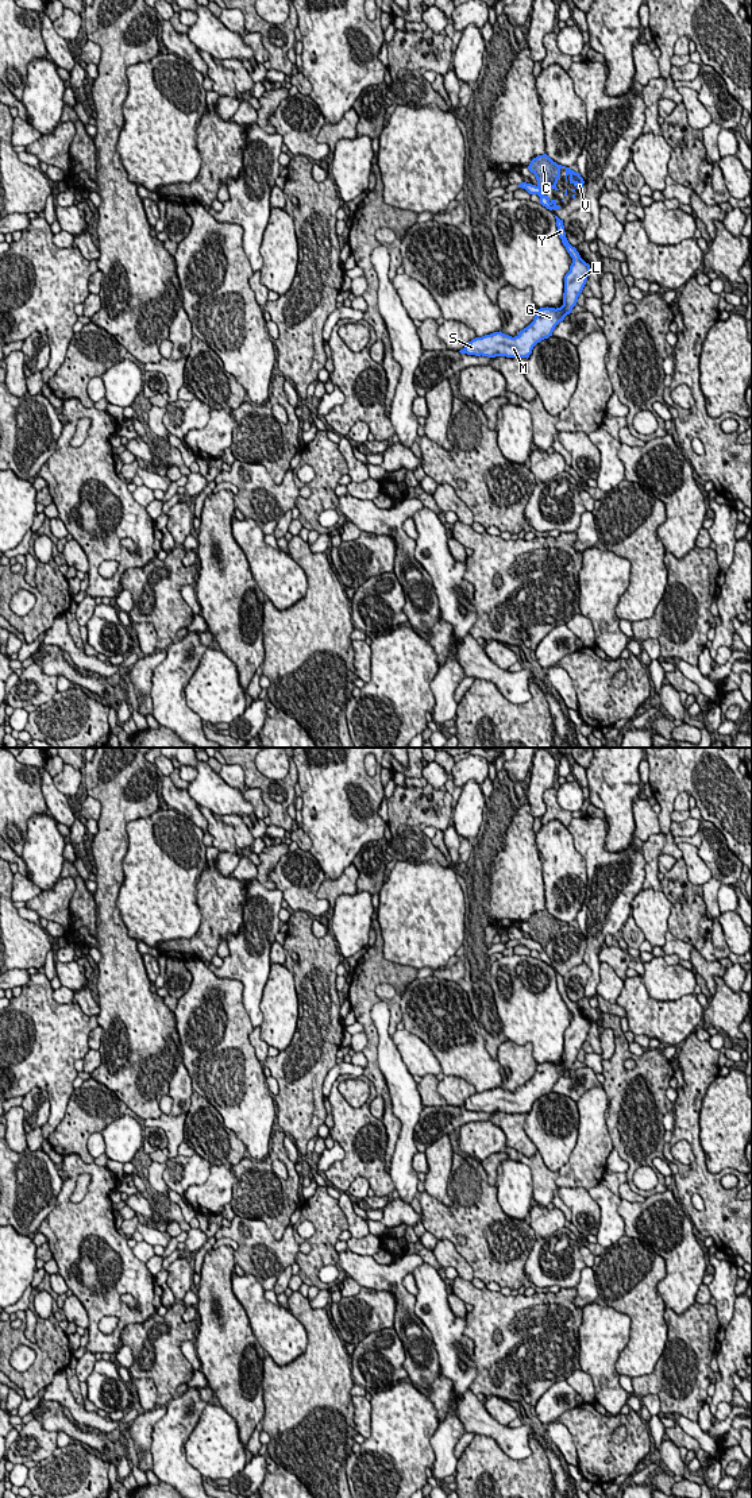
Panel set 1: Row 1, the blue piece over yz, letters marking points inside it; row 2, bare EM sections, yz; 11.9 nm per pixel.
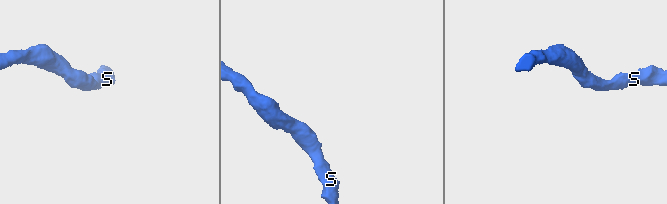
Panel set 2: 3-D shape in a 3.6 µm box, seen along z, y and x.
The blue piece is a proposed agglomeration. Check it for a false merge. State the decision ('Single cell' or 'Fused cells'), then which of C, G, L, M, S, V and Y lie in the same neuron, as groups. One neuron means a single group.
Fused cells. Groups: C V / G L M S Y

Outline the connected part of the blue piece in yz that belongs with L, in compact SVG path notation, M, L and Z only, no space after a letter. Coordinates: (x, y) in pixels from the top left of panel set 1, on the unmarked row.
M558 972L556 982L558 991L562 995L563 1001L572 1014L570 1027L564 1031L564 1049L563 1061L560 1063L540 1063L536 1067L533 1077L518 1088L517 1092L494 1088L482 1093L475 1093L468 1097L460 1109L475 1112L506 1112L506 1113L529 1113L533 1103L544 1094L552 1092L555 1082L571 1069L572 1063L578 1058L578 1053L582 1049L587 1032L590 1030L590 1020L586 1019L575 1003L572 1003L564 988L563 976Z

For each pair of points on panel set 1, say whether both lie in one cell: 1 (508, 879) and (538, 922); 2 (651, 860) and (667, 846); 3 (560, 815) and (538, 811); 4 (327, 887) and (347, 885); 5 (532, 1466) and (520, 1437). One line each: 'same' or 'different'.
1: different
2: same
3: different
4: same
5: different

